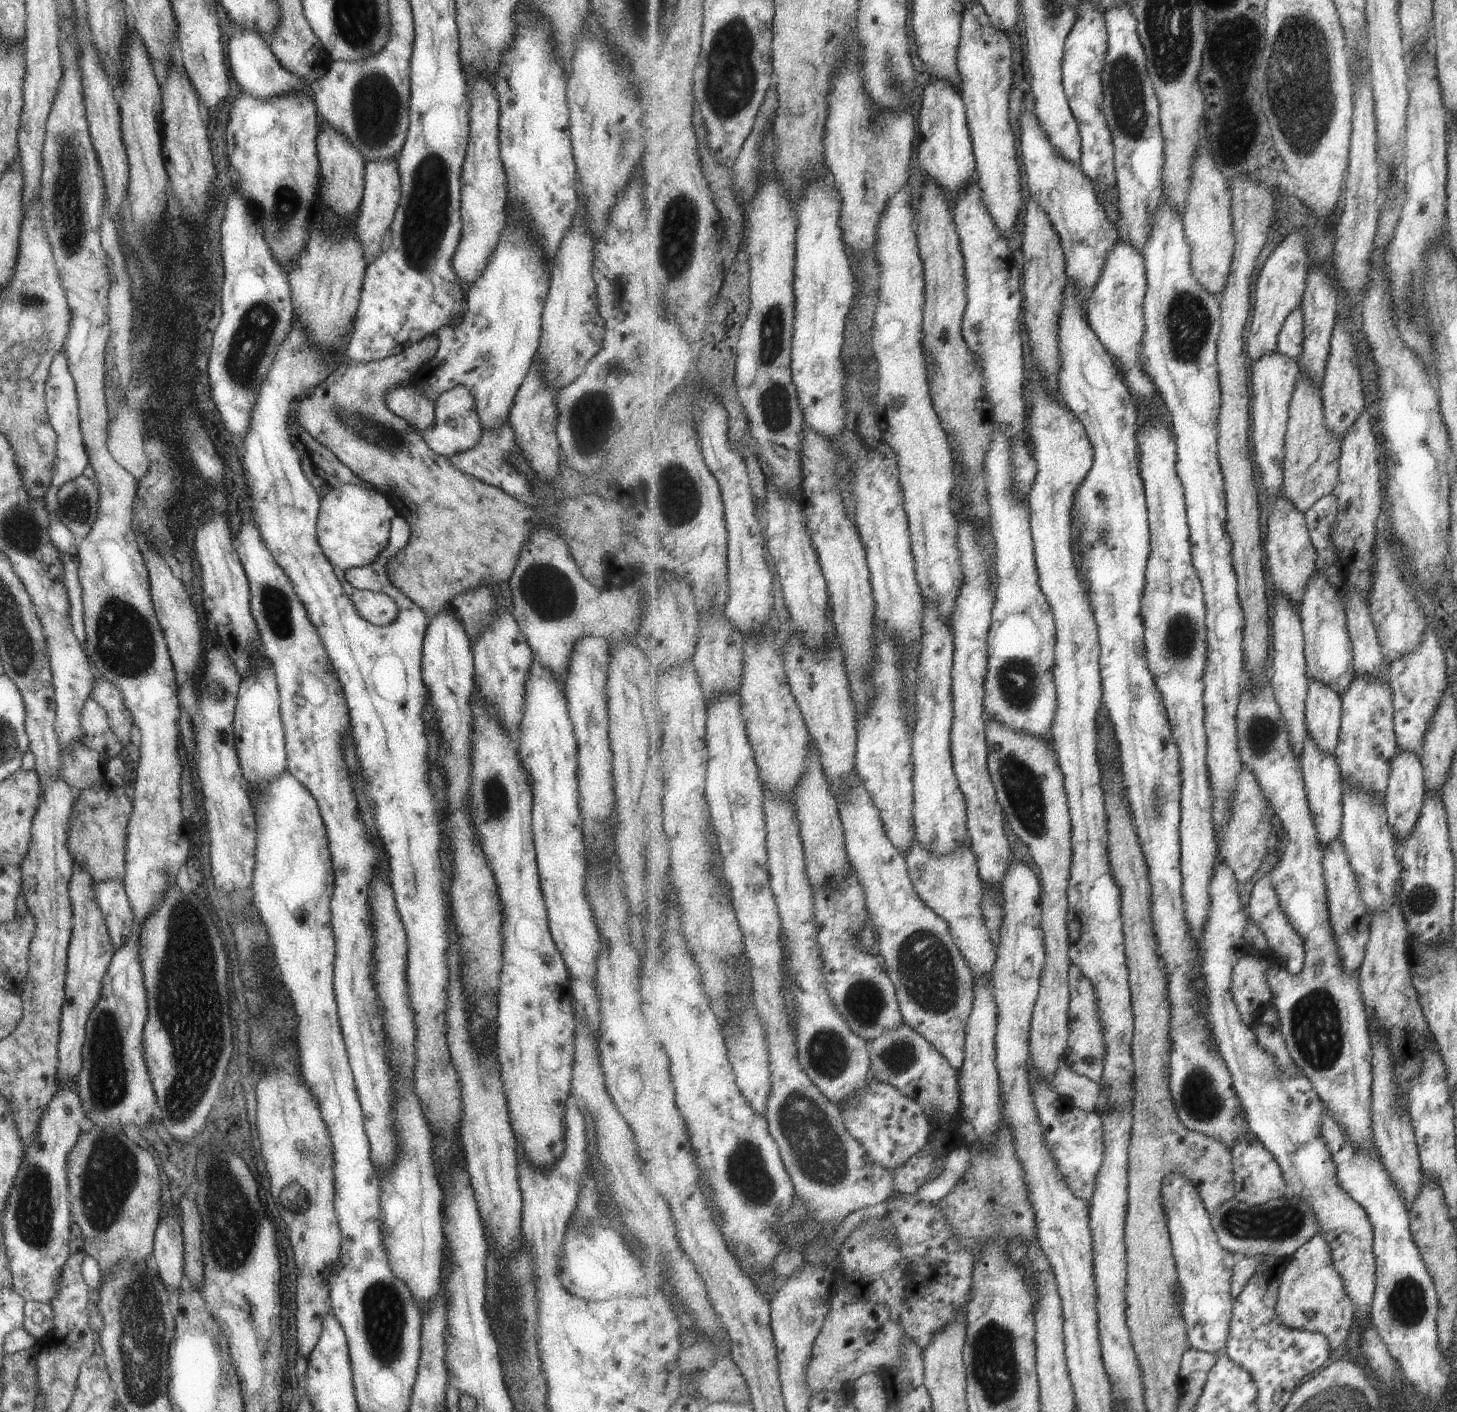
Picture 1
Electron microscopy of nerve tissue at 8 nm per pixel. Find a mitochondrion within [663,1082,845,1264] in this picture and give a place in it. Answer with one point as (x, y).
(747, 1172)

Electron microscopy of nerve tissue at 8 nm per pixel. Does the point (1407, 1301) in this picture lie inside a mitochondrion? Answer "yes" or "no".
yes

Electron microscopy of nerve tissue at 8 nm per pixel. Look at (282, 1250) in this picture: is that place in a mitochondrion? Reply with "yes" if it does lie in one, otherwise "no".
no

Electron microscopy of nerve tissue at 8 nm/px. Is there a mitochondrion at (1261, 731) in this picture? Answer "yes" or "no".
yes

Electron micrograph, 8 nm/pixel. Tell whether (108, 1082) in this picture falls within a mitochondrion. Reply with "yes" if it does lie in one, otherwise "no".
yes

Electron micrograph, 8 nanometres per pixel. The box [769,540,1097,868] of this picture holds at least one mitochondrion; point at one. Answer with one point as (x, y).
(1021, 788)

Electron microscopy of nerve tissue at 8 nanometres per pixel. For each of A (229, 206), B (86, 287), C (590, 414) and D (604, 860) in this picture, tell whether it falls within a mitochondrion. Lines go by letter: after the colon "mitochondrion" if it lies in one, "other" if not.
A: other
B: other
C: mitochondrion
D: other

